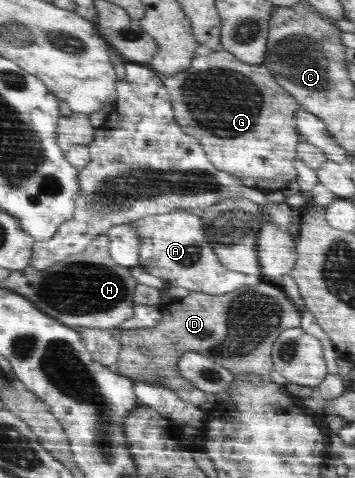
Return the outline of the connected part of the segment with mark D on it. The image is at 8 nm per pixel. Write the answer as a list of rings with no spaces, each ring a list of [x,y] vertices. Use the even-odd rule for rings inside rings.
[[[260,282],[252,286],[241,286],[232,293],[212,295],[202,292],[190,291],[186,298],[174,298],[172,302],[159,305],[163,312],[163,320],[152,329],[128,329],[120,332],[119,358],[114,369],[126,378],[135,382],[150,382],[163,384],[184,402],[204,409],[208,401],[204,391],[196,388],[189,380],[180,378],[176,372],[179,359],[183,354],[198,352],[214,360],[219,366],[226,367],[234,376],[246,377],[246,375],[260,375],[262,379],[270,380],[270,372],[273,370],[273,361],[270,352],[274,341],[284,330],[301,326],[301,313],[283,290],[270,282]]]

